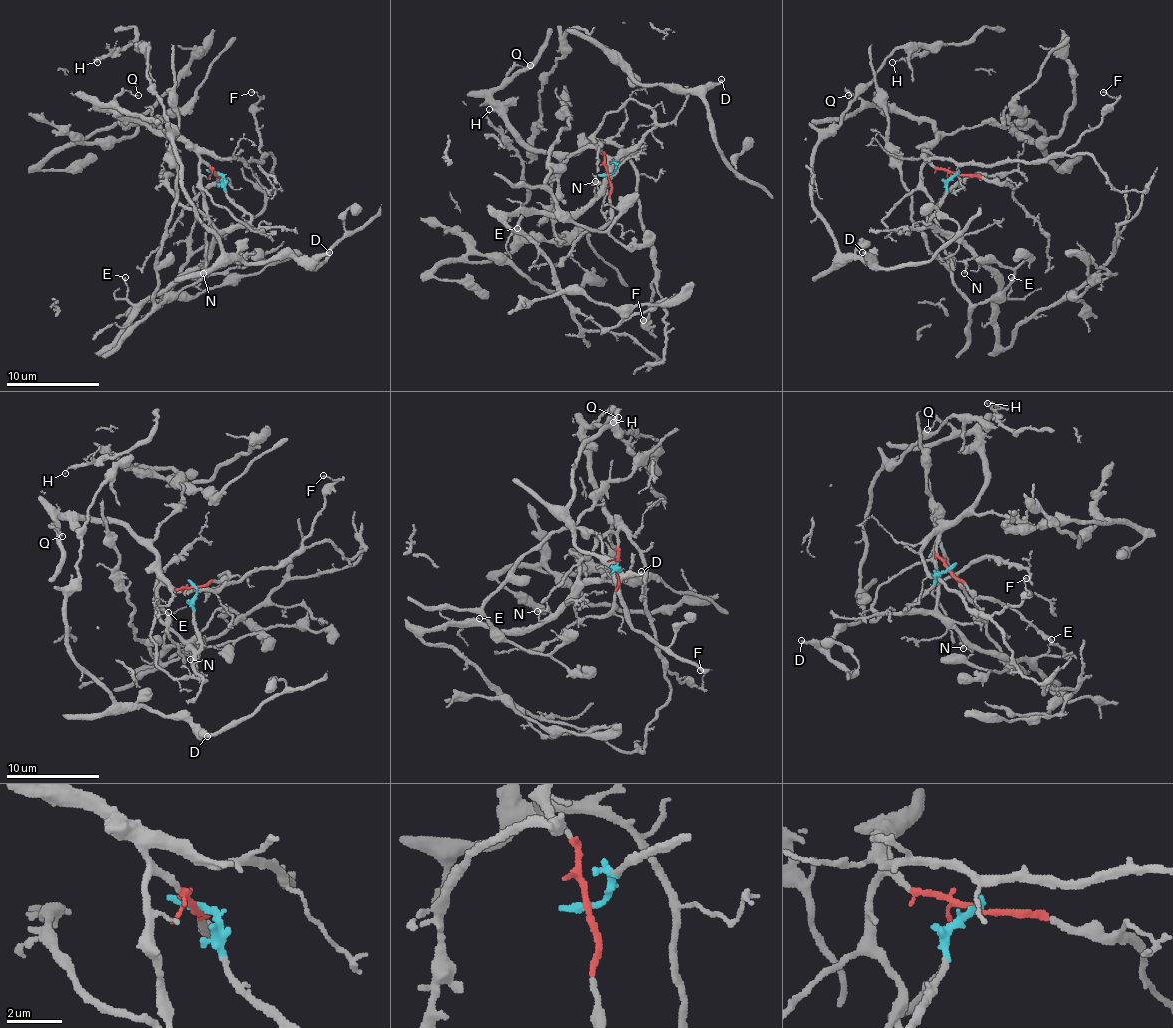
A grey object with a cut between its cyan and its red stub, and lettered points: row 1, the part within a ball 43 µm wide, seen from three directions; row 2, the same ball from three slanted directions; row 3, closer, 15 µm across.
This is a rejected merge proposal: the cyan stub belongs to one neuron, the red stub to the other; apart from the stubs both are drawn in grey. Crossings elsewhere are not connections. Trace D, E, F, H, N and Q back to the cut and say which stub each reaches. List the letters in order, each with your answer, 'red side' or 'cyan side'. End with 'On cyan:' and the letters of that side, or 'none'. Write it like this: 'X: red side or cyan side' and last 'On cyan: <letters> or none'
D: red side
E: cyan side
F: red side
H: red side
N: cyan side
Q: red side
On cyan: E, N

